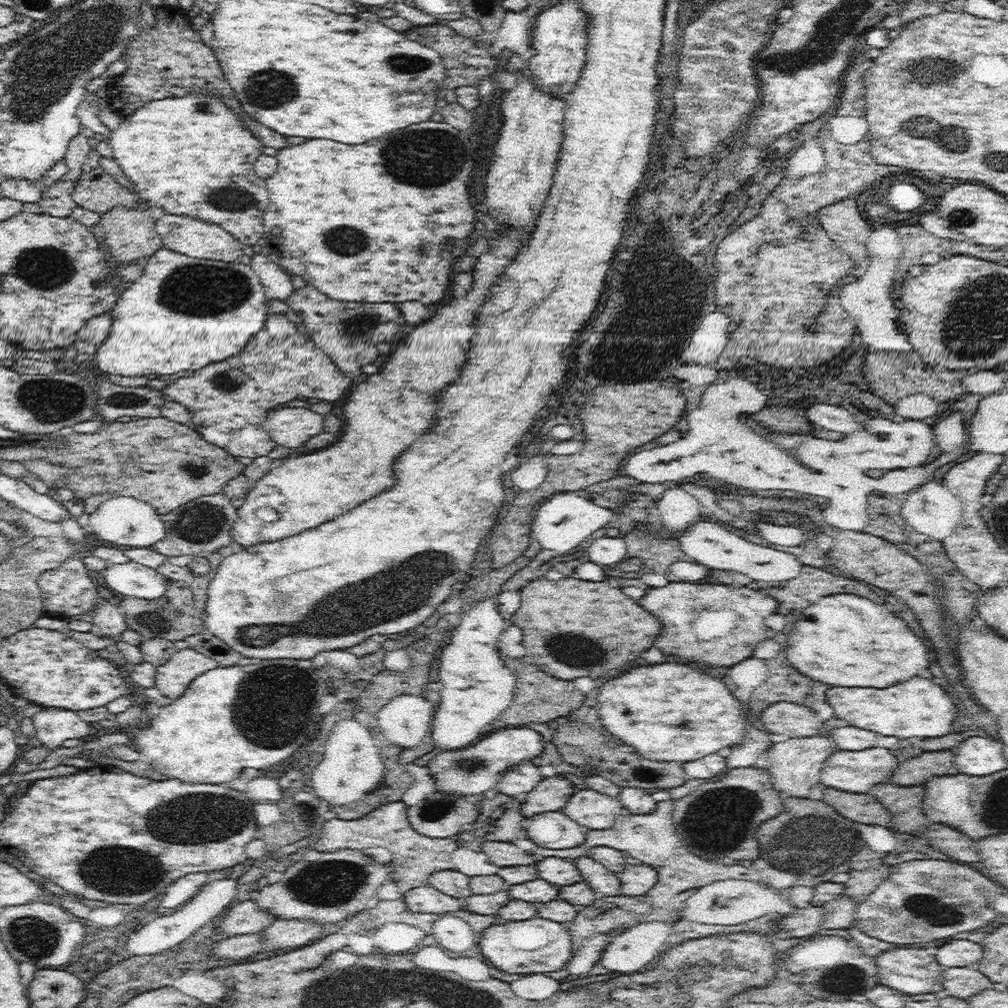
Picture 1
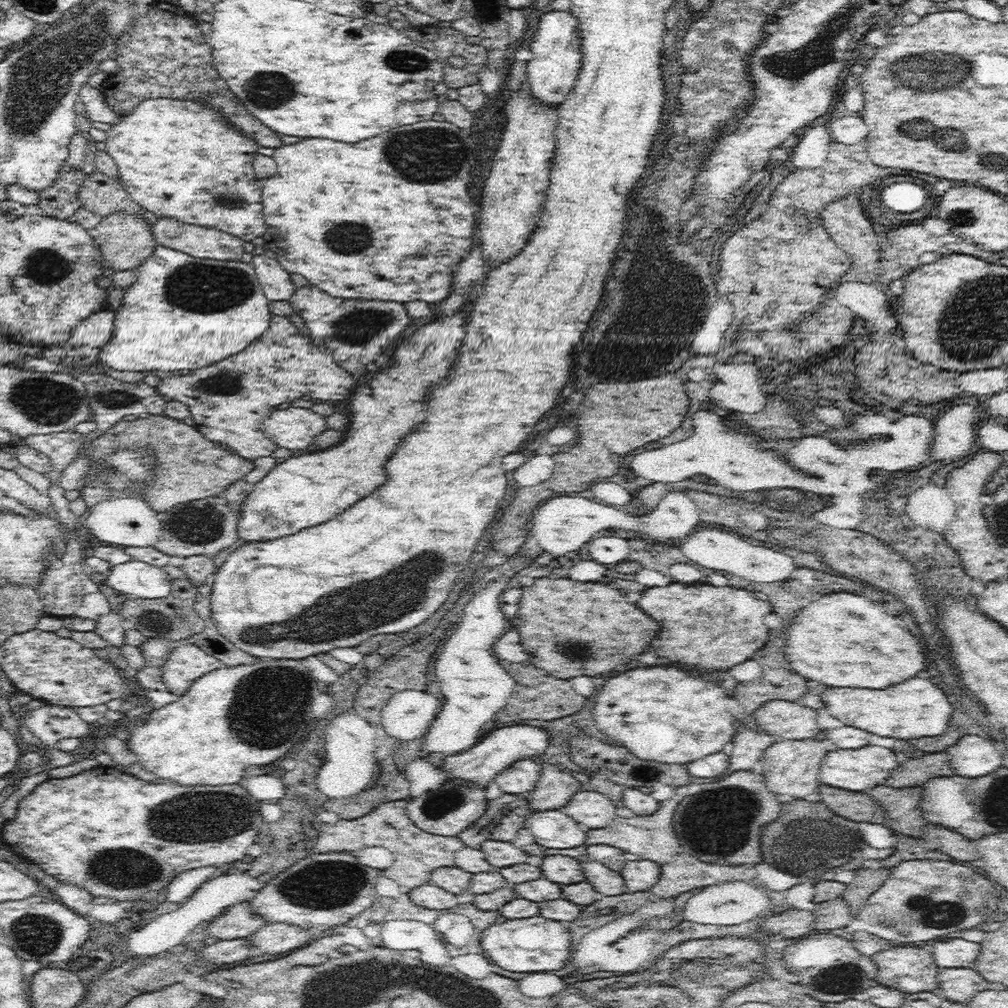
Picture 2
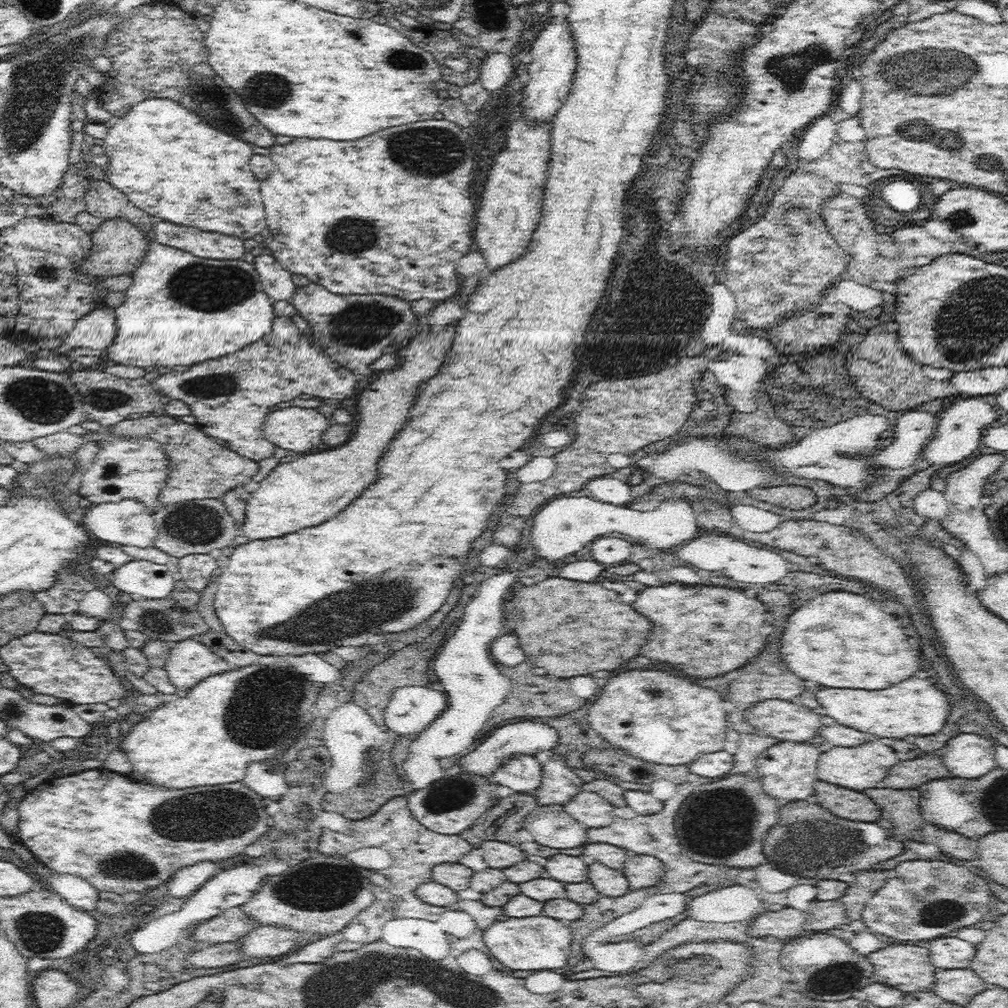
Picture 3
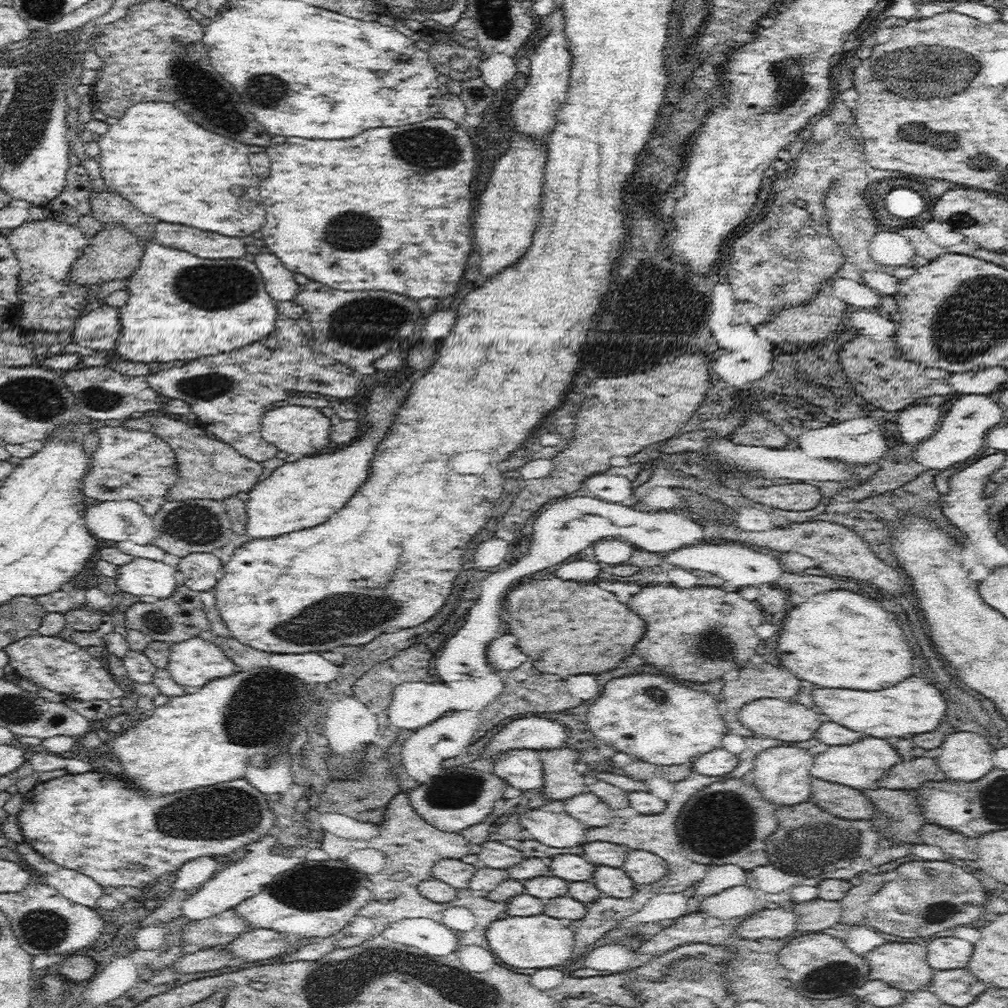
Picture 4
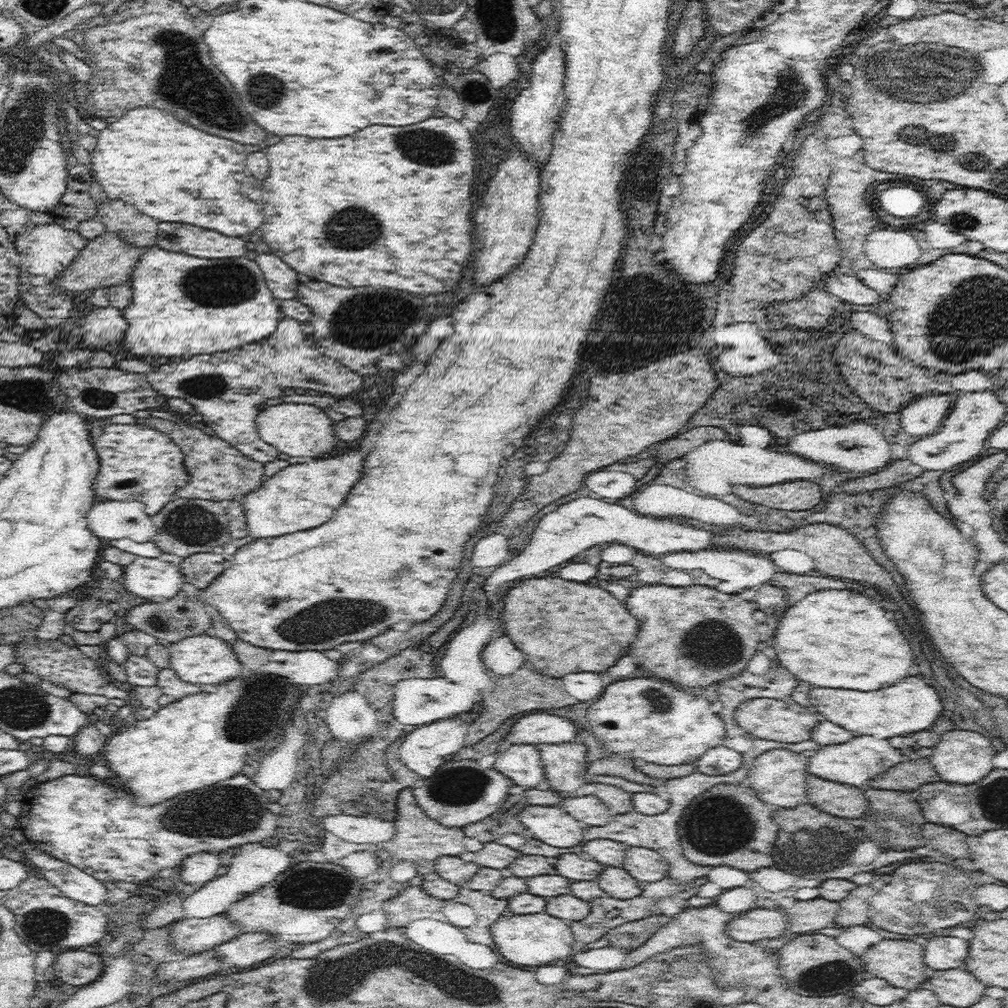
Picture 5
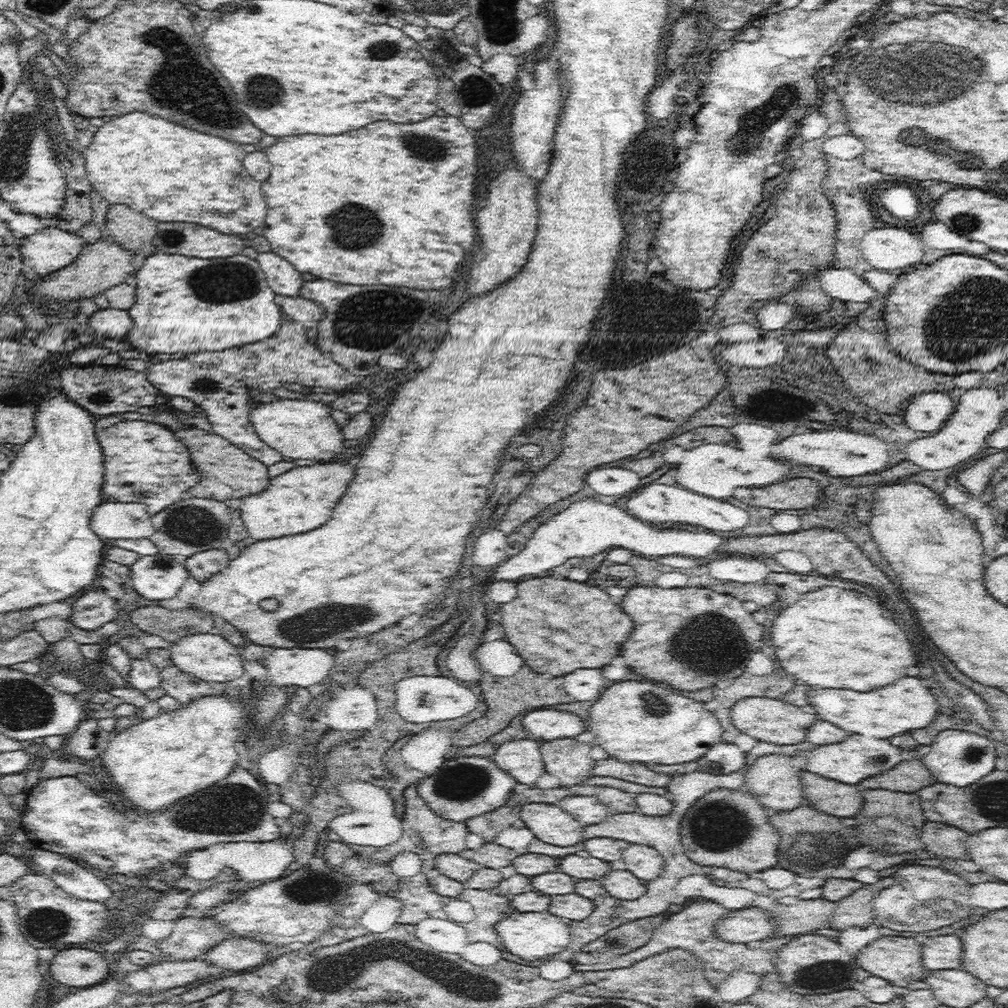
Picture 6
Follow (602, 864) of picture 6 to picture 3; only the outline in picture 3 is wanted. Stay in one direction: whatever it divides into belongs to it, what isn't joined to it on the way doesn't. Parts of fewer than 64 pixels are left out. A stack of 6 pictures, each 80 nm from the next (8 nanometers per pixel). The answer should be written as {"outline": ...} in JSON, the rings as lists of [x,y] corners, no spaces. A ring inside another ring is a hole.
{"outline":[[[577,852],[553,855],[542,864],[547,876],[563,883],[584,882],[589,879],[589,866],[581,860]]]}

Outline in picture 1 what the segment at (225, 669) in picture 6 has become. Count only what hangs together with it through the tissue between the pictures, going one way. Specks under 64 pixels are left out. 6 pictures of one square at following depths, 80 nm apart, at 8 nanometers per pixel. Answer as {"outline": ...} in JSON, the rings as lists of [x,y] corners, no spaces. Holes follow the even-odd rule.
{"outline":[[[184,648],[172,655],[168,662],[156,667],[154,688],[160,689],[169,699],[177,699],[183,695],[194,678],[218,667],[214,659],[199,654],[193,648]]]}

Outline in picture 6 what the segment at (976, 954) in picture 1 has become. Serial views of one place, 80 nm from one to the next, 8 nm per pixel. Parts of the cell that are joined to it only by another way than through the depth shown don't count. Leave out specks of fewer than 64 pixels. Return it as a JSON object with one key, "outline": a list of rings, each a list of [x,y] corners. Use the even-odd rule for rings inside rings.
{"outline":[[[936,934],[922,945],[922,963],[929,972],[962,968],[962,942],[958,935]]]}

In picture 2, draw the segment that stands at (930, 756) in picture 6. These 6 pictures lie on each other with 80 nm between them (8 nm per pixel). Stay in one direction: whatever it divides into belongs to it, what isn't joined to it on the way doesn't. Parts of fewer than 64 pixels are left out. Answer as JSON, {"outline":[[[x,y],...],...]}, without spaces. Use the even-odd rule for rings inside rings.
{"outline":[[[962,736],[948,748],[948,754],[954,775],[958,776],[983,777],[1003,766],[1003,756],[996,748],[995,738],[989,736]]]}

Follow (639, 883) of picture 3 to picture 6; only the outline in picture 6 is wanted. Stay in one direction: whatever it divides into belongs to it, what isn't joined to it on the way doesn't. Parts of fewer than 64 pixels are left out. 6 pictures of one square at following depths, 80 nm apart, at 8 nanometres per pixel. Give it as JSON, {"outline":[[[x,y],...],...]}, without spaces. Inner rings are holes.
{"outline":[[[630,844],[622,852],[622,861],[629,872],[634,873],[641,881],[655,879],[663,871],[664,858],[650,846]]]}

